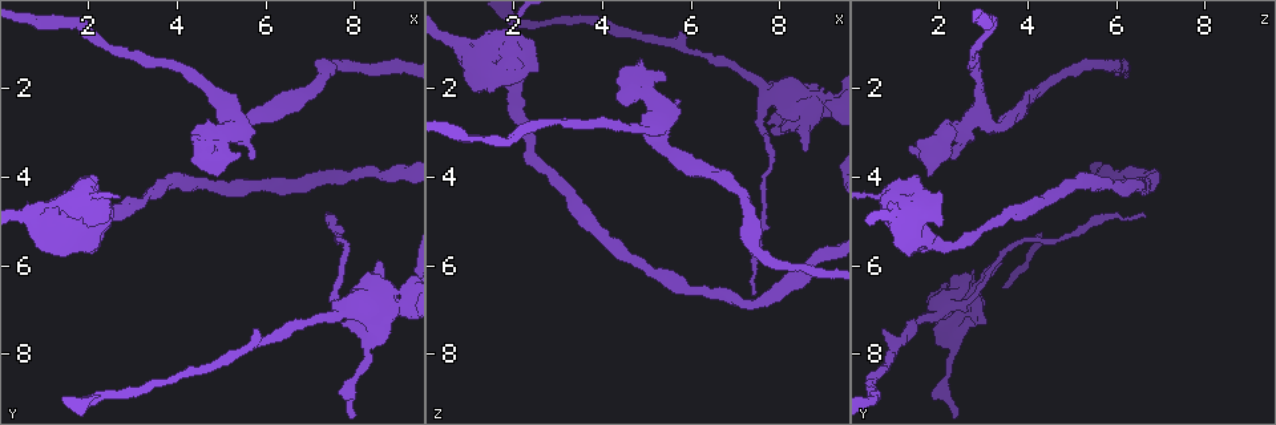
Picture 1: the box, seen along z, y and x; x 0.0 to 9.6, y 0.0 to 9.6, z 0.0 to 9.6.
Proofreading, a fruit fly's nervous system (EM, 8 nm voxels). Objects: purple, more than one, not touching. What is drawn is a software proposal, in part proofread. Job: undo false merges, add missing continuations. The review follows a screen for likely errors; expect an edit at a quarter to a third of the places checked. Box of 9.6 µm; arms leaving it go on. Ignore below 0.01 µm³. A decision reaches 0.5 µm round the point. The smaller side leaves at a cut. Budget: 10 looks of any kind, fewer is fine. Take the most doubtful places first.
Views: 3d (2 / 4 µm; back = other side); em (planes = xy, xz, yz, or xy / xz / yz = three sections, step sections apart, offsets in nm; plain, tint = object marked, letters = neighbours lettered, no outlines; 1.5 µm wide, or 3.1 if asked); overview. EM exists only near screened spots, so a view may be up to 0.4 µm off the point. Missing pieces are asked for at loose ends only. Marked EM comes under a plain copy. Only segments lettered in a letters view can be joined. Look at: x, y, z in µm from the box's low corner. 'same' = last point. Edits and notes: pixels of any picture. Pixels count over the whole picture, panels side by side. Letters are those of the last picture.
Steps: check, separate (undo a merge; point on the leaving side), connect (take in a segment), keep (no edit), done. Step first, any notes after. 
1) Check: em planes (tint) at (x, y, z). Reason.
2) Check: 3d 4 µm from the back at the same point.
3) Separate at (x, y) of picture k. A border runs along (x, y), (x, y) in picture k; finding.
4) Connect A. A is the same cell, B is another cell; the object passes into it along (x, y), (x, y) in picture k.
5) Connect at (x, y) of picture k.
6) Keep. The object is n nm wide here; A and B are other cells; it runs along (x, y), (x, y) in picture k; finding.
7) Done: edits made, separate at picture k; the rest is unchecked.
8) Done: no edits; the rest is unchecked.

Check: em yz step 8 (letters) at (4.90, 3.95, 1.70). Branch stops here.

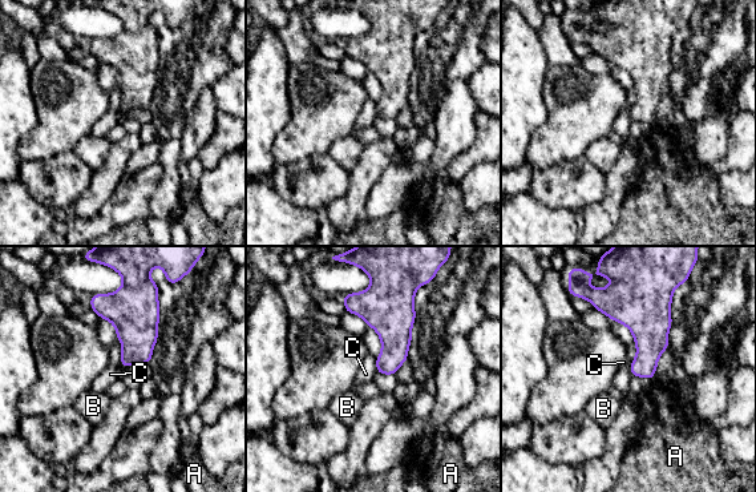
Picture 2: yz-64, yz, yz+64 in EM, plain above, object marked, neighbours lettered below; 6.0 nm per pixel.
Check: em planes (letters) at the same point. Cut it another way.

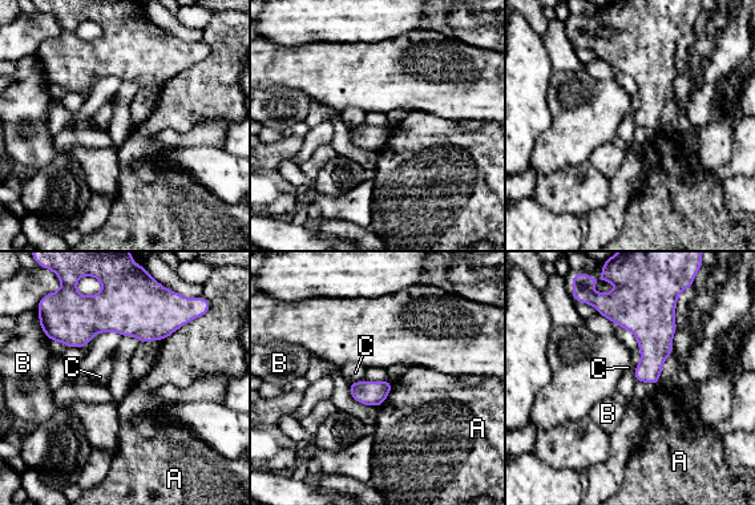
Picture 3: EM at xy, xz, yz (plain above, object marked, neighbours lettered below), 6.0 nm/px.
Keep. The longest contact is with A, 220 nm; A, B and C are other cells; a border runs along (193, 319), (178, 327), (164, 340) in picture 3; none of them fits.

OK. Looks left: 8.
Check: 3d 4 µm at (5.25, 2.80, 3.10). Looks like a crossing.

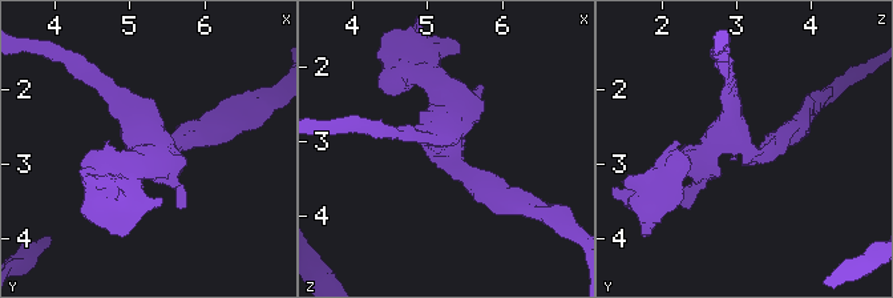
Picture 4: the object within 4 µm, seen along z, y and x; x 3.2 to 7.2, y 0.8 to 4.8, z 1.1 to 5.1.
Check: em yz step 8 (tint) at (5.30, 2.80, 3.10). 4 arms meet here.

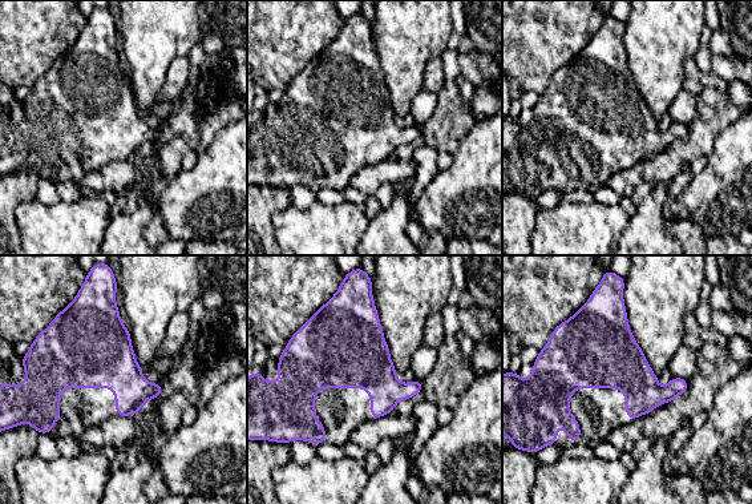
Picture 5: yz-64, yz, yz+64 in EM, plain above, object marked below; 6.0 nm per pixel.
Check: em planes (letters) at the same point. Another direction.

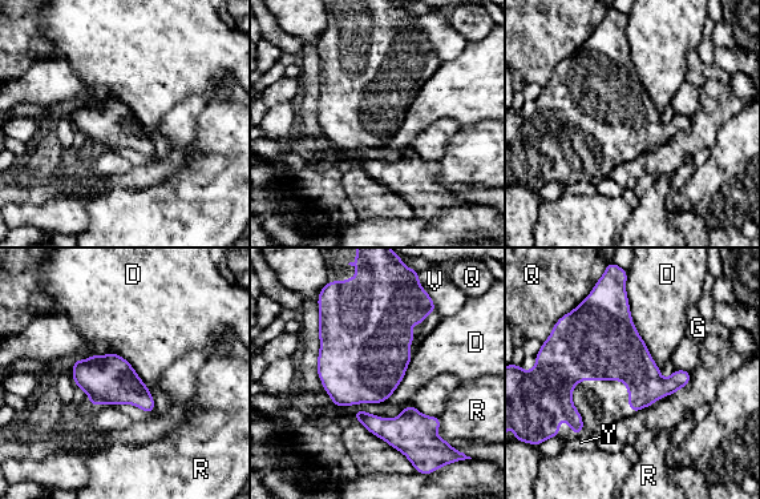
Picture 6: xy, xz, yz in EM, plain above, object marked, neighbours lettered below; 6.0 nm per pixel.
Keep. D, G, Q, R, V and Y are other cells; a border runs along (625, 284), (631, 322), (659, 369) in picture 6; continuous, no second neuron.

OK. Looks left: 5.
Check: em planes (letters) at (7.35, 4.85, 6.70). Branch stops here.

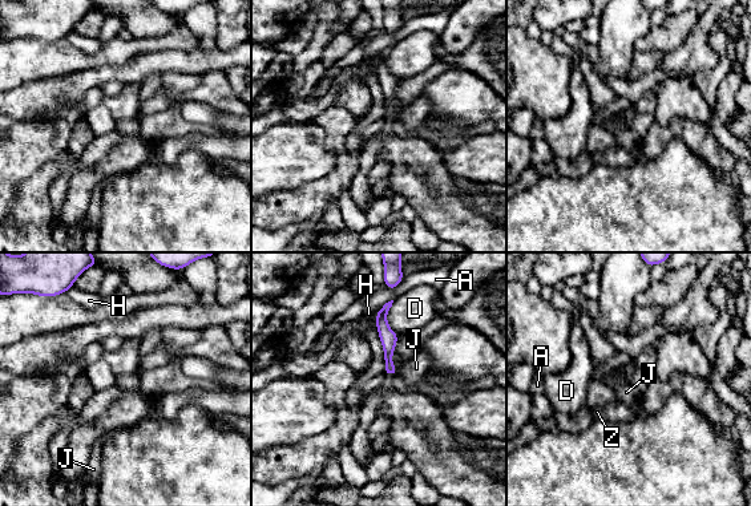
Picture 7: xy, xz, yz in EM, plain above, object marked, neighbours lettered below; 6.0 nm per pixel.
Keep. The object is 70 nm wide here; A, D, H, J and Z are other cells; it runs along (383, 310), (388, 365), (394, 371) in picture 7; no lettered segment goes on from it.

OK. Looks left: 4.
Check: em planes (letters) at (8.55, 5.85, 3.35). Branch stops here.

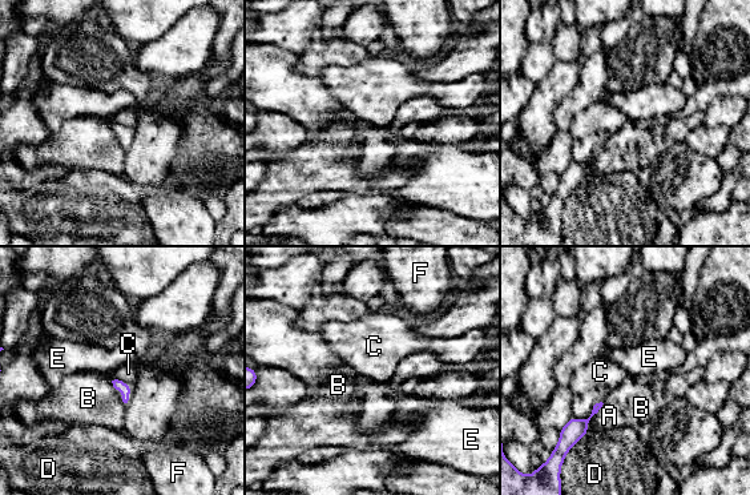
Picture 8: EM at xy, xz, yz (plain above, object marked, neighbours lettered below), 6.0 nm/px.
Keep. The longest contact is with A, 220 nm; A, B, C, D, E and F are other cells; a border runs along (112, 379), (125, 382) in picture 8; no lettered segment goes on from it.

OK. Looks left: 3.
Done: no edits; the rest is unchecked.

